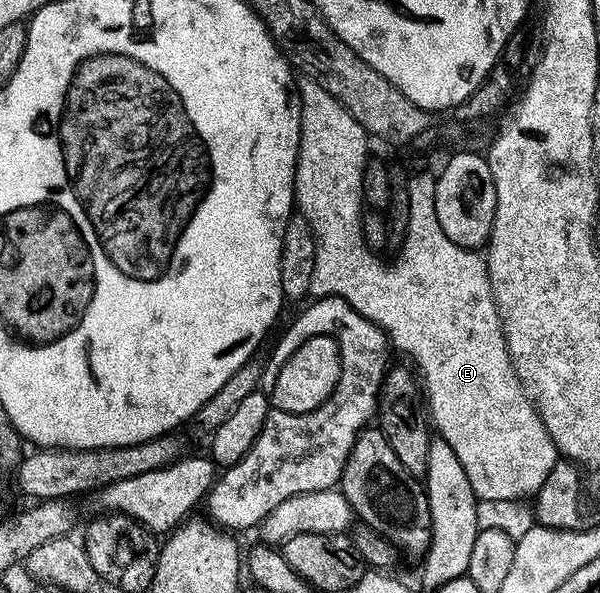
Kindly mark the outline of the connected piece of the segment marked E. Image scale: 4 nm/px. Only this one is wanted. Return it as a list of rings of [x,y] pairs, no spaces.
[[[308,78],[303,84],[300,84],[298,93],[300,96],[300,144],[299,158],[296,161],[296,192],[294,200],[298,205],[299,213],[303,214],[304,218],[310,222],[312,231],[315,234],[314,280],[308,289],[309,295],[313,299],[337,297],[349,302],[358,313],[376,323],[388,335],[389,339],[394,343],[395,349],[397,346],[398,349],[405,350],[416,361],[417,367],[415,366],[415,369],[422,379],[422,390],[426,395],[426,410],[430,415],[433,427],[452,446],[456,456],[460,458],[460,462],[478,500],[527,499],[531,495],[532,488],[539,488],[545,482],[547,476],[553,470],[554,464],[559,461],[560,453],[508,351],[508,345],[504,339],[504,325],[500,323],[500,313],[494,300],[493,286],[490,284],[487,259],[479,251],[471,247],[454,244],[446,236],[446,232],[442,231],[442,226],[438,220],[436,221],[436,234],[432,234],[432,236],[416,236],[416,240],[410,240],[408,246],[402,246],[402,249],[391,259],[393,261],[388,264],[380,259],[380,256],[365,244],[362,221],[364,208],[362,178],[364,167],[368,161],[368,154],[366,154],[367,131],[364,126],[354,120],[353,114],[336,97],[326,92],[315,80]]]

